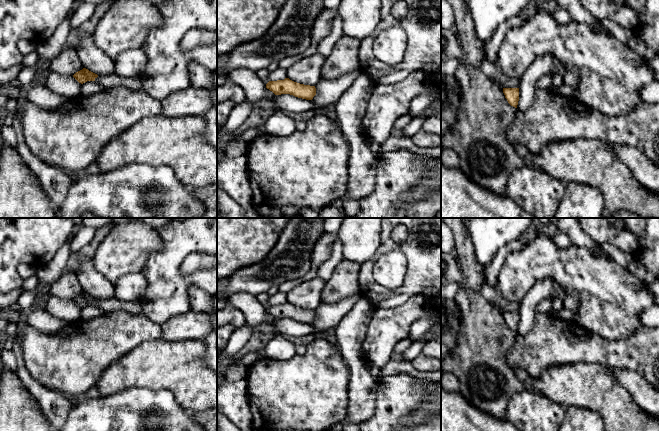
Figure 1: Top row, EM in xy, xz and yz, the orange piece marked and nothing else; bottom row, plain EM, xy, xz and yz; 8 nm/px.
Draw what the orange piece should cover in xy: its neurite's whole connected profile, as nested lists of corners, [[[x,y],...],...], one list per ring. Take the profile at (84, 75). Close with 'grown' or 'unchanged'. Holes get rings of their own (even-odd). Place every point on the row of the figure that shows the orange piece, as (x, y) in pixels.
[[[86,68],[76,72],[73,77],[81,84],[87,81],[96,81],[105,89],[112,87],[123,86],[136,91],[144,90],[143,77],[125,78],[114,74],[97,75]]]; grown

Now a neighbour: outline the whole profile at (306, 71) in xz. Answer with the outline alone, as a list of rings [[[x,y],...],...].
[[[318,52],[302,58],[287,67],[287,78],[300,84],[315,86],[322,79],[320,70],[324,60],[325,57]]]

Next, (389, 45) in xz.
[[[395,25],[374,37],[373,53],[379,61],[394,65],[403,60],[406,47],[407,34],[402,27]]]

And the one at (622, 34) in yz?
[[[600,19],[600,25],[609,32],[610,35],[615,37],[617,40],[626,44],[629,39],[635,34],[634,30],[624,28],[621,25],[617,24],[614,20]]]

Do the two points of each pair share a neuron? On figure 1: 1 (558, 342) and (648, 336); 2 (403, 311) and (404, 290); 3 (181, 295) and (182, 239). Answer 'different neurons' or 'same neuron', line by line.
1: same neuron
2: different neurons
3: same neuron

